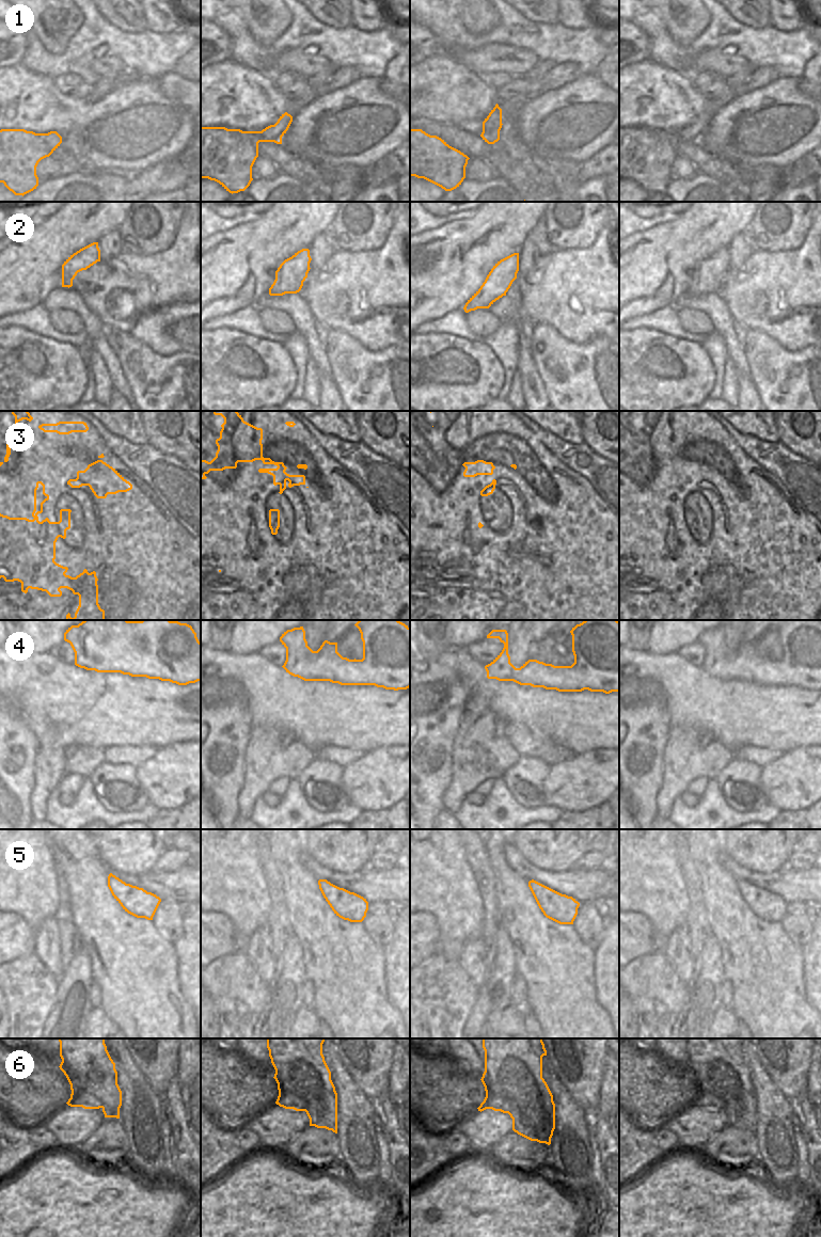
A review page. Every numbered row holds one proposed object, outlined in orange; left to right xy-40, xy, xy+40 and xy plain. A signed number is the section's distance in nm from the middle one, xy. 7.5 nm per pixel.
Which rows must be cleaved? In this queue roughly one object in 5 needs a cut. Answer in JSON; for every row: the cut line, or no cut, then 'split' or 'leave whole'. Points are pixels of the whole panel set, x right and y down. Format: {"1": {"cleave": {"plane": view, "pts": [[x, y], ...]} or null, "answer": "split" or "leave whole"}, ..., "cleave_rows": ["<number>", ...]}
{"1": {"cleave": null, "answer": "leave whole"}, "2": {"cleave": null, "answer": "leave whole"}, "3": {"cleave": null, "answer": "leave whole"}, "4": {"cleave": null, "answer": "leave whole"}, "5": {"cleave": null, "answer": "leave whole"}, "6": {"cleave": {"plane": "xy-40", "pts": [[72, 1091], [91, 1093], [103, 1106]]}, "answer": "split"}, "cleave_rows": ["6"]}

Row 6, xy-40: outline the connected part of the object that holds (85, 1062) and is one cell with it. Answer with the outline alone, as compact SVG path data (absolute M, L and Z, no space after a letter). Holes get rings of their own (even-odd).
M58 1038L60 1042L60 1069L66 1076L72 1092L93 1094L101 1104L105 1117L120 1119L122 1091L117 1084L115 1063L111 1059L105 1038Z

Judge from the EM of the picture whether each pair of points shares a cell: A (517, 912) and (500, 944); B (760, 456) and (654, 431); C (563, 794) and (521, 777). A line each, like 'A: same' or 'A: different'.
A: different
B: different
C: different

